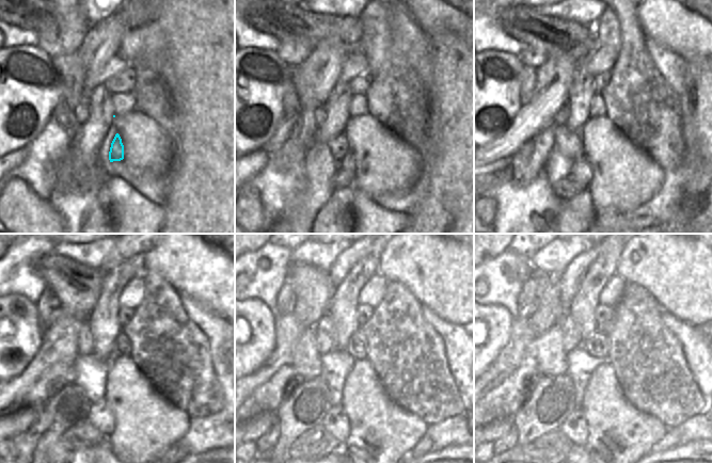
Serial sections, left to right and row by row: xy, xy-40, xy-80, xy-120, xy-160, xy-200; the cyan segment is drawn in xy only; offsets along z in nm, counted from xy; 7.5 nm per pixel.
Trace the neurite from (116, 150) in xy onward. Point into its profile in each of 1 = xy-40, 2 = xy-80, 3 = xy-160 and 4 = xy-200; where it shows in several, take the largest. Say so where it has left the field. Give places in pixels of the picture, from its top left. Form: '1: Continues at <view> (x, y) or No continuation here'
1: Continues at xy-40 (345, 175)
2: Continues at xy-80 (581, 173)
3: Continues at xy-160 (336, 424)
4: Continues at xy-200 (574, 426)

